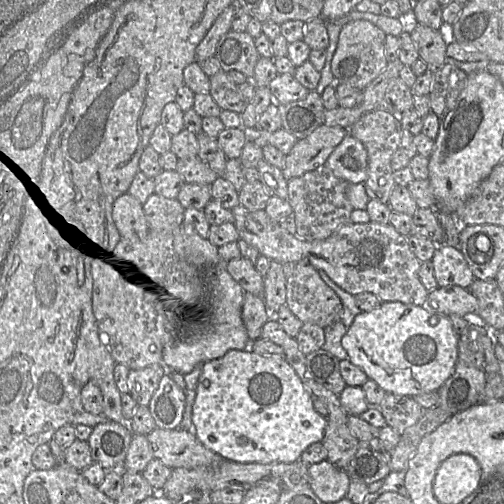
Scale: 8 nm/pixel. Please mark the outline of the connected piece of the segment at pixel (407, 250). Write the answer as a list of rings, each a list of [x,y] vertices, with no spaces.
[[[245,213],[239,218],[239,223],[234,223],[234,227],[237,231],[238,241],[245,242],[270,261],[280,263],[308,261],[351,295],[368,292],[376,295],[381,302],[402,302],[415,306],[422,306],[428,299],[429,292],[419,278],[421,261],[413,253],[407,237],[401,235],[391,224],[349,223],[337,228],[326,238],[316,241],[300,239],[296,235],[290,234],[284,225],[269,223],[262,217]]]

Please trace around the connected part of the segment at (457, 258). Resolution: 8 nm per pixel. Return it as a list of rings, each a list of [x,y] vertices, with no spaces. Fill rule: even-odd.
[[[437,245],[432,257],[438,287],[460,286],[468,289],[475,277],[459,248]]]

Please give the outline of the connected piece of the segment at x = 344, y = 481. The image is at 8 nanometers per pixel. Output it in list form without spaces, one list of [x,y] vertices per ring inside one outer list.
[[[327,459],[309,466],[308,484],[322,503],[337,502],[346,497],[350,478]]]

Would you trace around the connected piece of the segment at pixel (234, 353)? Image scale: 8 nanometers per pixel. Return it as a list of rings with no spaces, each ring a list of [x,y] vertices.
[[[251,349],[229,350],[222,357],[207,361],[203,364],[197,383],[195,401],[192,407],[192,423],[194,434],[198,440],[210,451],[220,457],[240,463],[292,463],[300,459],[303,451],[315,442],[321,442],[324,437],[327,418],[321,416],[313,406],[313,397],[304,386],[302,380],[286,360],[285,355],[257,354]]]

